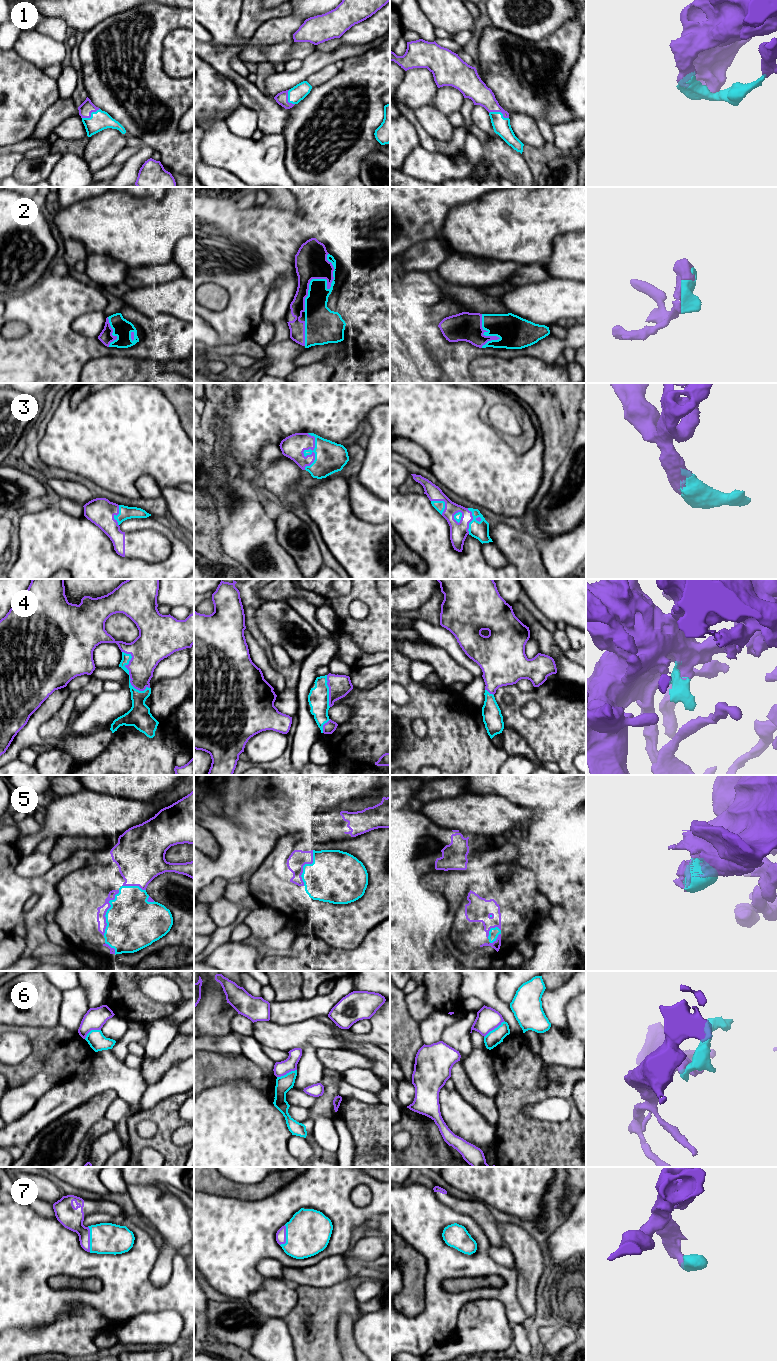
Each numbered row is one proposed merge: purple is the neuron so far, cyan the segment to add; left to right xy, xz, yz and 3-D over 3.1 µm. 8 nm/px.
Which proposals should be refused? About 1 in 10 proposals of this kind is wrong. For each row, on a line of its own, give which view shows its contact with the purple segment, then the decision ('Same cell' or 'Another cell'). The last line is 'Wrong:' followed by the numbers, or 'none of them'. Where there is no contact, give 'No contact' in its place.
1: Touches purple in yz. Same cell
2: Touches purple in xz. Same cell
3: Touches purple in xz. Same cell
4: Touches purple in xy. Same cell
5: Touches purple in xy. Same cell
6: Touches purple in yz. Another cell
7: Touches purple in xy. Same cell
Wrong: 6

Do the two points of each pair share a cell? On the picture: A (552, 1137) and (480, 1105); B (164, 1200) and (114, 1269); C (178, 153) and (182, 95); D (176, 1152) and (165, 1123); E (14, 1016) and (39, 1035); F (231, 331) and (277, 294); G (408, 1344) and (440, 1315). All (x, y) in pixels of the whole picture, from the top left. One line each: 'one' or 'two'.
A: two
B: two
C: one
D: one
E: two
F: two
G: one

